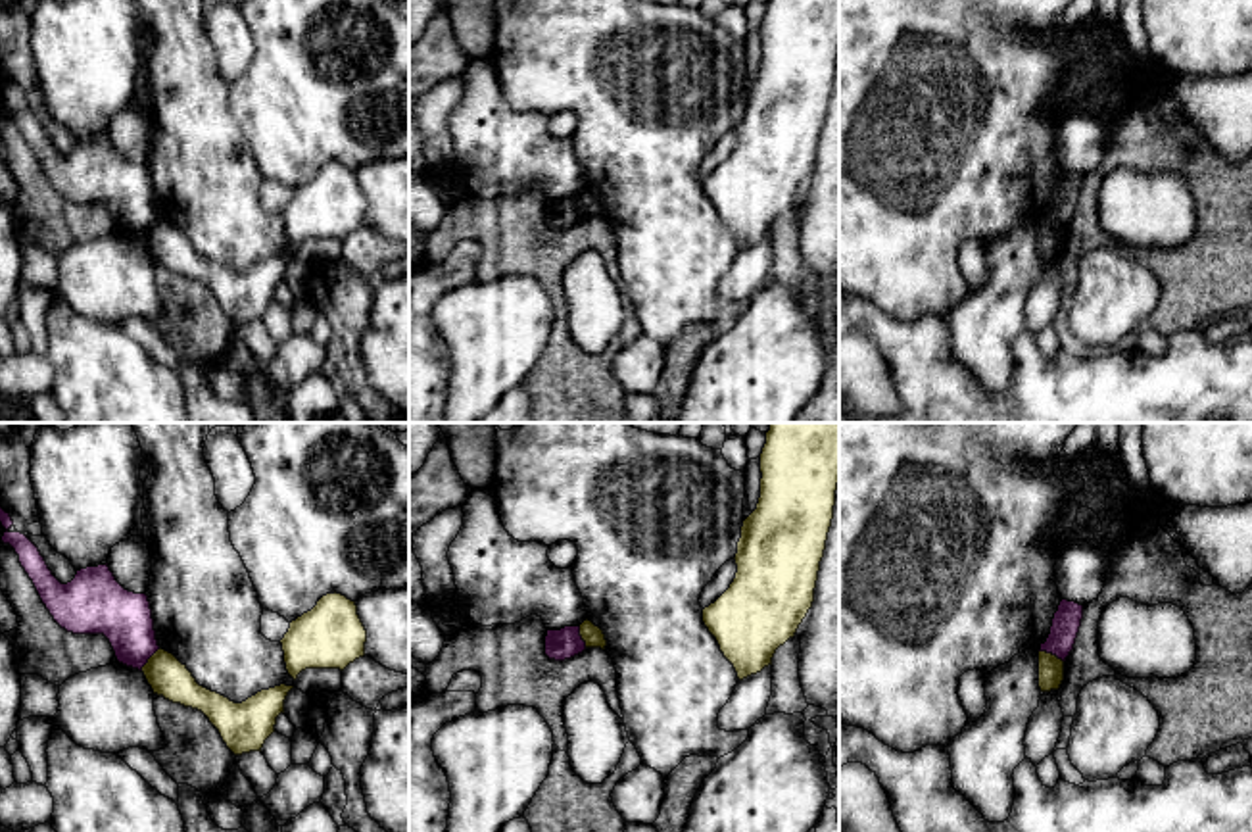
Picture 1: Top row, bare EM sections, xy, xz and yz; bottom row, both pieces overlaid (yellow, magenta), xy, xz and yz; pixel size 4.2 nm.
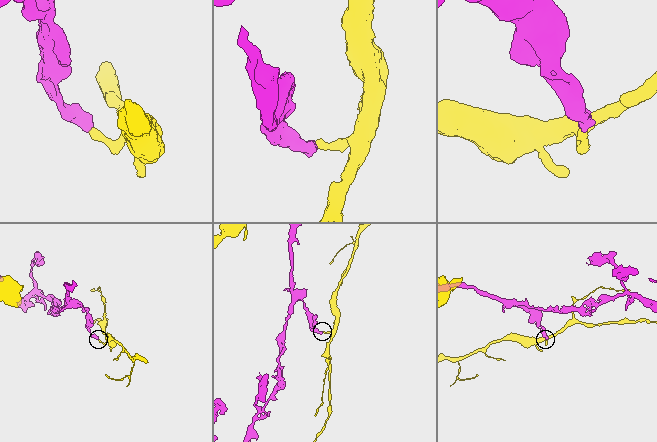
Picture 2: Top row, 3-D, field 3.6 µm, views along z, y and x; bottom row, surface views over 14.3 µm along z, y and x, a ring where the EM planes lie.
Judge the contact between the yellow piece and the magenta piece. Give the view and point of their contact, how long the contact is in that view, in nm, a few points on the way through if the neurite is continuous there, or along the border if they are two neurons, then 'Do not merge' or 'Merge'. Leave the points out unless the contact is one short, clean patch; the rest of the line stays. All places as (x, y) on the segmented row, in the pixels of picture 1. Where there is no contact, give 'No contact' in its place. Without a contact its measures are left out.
Touches yellow at yz (1051, 654). Shared border 120 nm. Boundary: yz (1039, 650), (1051, 652), (1062, 661). Do not merge

